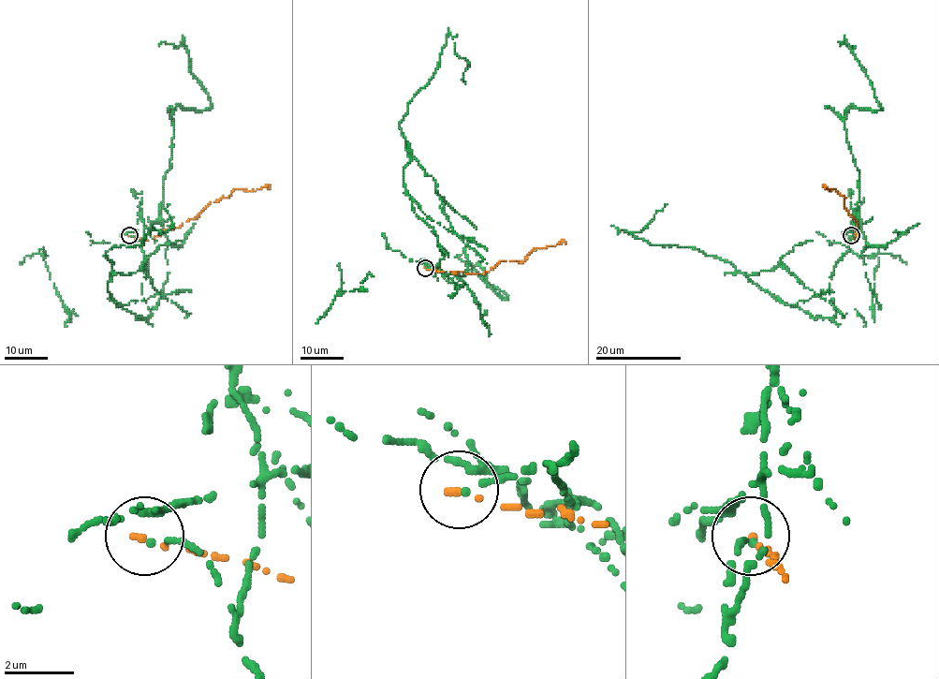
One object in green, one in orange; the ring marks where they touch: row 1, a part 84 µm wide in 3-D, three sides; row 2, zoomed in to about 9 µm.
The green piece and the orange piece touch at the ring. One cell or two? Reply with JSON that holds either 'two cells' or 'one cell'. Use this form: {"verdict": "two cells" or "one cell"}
{"verdict": "two cells"}

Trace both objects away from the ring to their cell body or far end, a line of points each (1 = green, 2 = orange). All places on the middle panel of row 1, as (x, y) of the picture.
1: (426, 268), (444, 252), (437, 245), (447, 253), (407, 193), (398, 125), (448, 34), (469, 66), (465, 84)
2: (425, 268), (453, 273), (481, 273), (501, 261), (522, 262), (532, 251), (566, 241)

